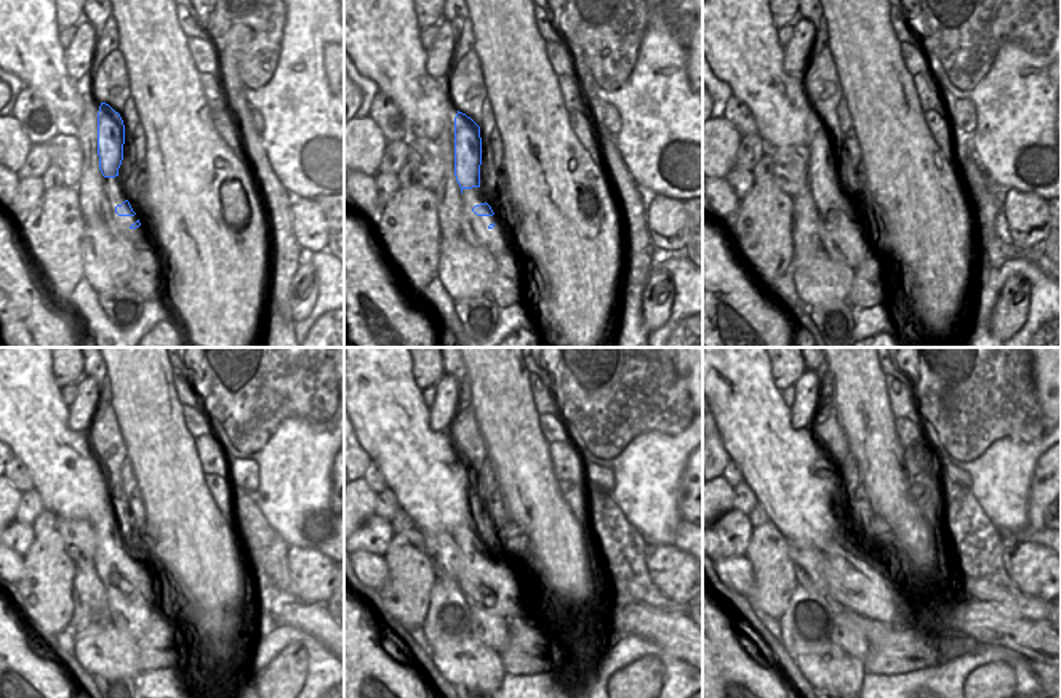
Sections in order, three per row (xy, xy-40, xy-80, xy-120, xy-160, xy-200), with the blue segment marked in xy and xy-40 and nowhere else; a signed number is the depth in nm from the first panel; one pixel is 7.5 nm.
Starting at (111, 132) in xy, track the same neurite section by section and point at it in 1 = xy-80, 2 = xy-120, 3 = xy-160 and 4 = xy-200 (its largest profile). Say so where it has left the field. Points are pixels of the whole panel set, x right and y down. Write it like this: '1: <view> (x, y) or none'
1: xy-80 (824, 156)
2: xy-120 (111, 549)
3: xy-160 (503, 586)
4: xy-200 (869, 591)

